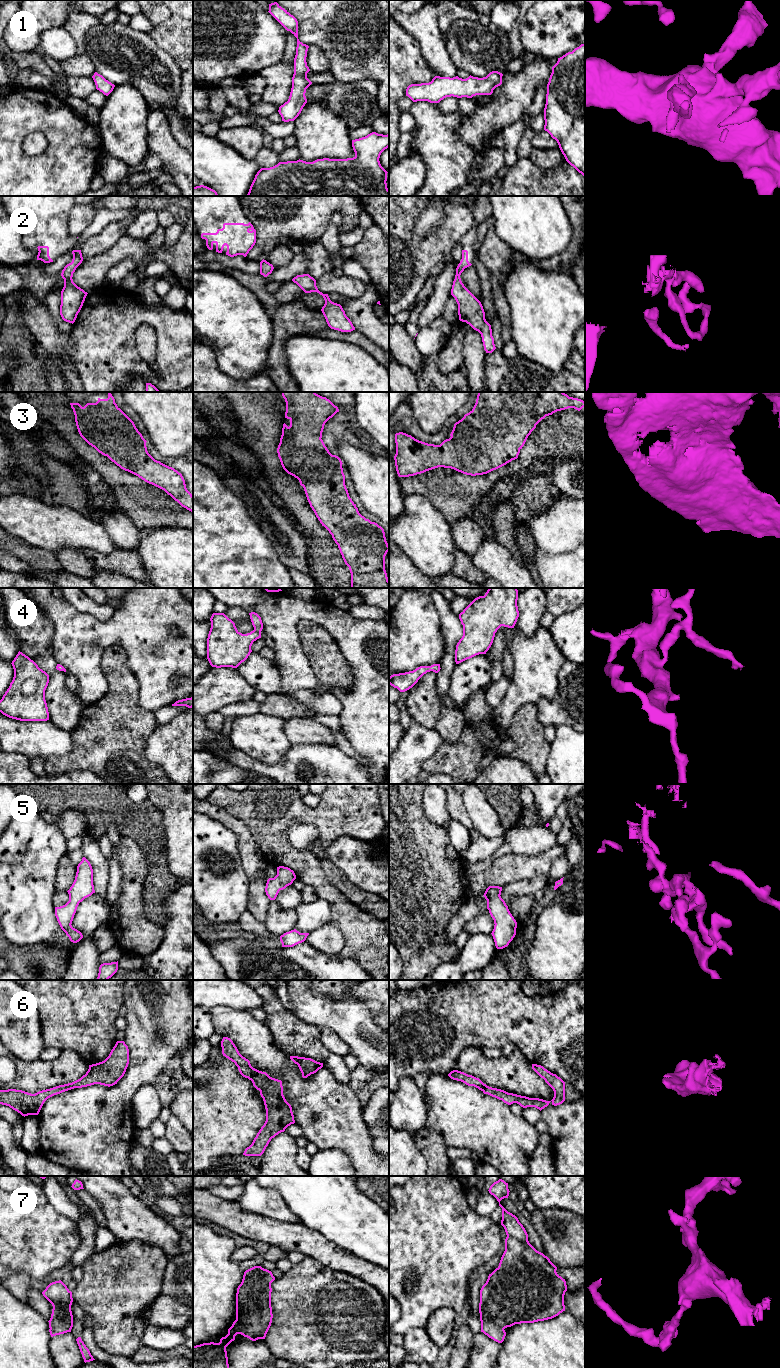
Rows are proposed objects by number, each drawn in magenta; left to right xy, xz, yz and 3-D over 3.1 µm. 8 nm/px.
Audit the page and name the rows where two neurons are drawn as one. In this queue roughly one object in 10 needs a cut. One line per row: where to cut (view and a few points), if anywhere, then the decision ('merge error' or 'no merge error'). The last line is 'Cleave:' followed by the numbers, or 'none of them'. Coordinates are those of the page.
1: cut none; no merge error
2: cut none; no merge error
3: cut none; no merge error
4: cut none; no merge error
5: cut none; no merge error
6: cut none; no merge error
7: cut none; no merge error
Cleave: none of them

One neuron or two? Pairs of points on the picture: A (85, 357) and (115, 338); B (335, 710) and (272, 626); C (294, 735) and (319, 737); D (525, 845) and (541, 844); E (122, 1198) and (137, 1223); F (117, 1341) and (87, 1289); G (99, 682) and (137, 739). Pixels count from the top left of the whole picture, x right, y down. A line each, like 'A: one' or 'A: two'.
A: one
B: two
C: one
D: one
E: one
F: one
G: two

